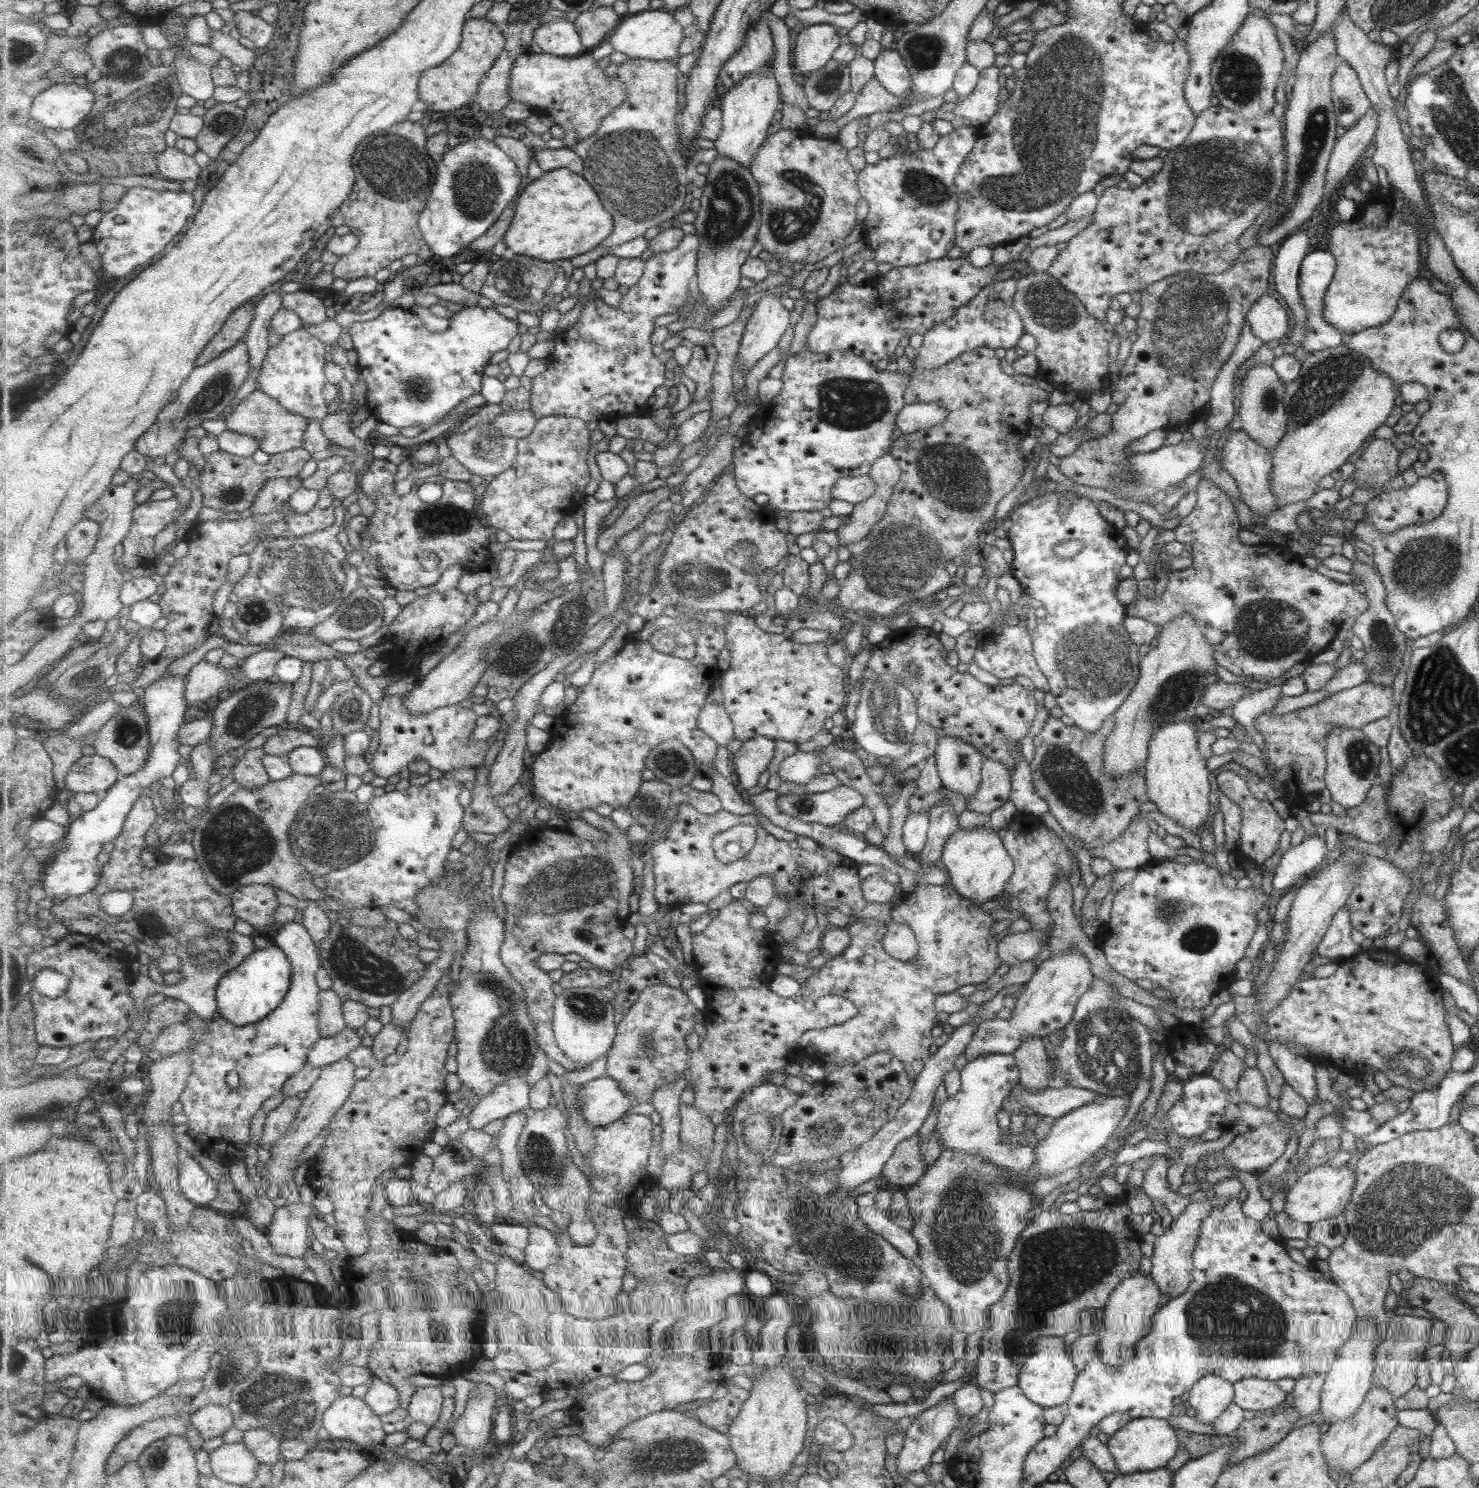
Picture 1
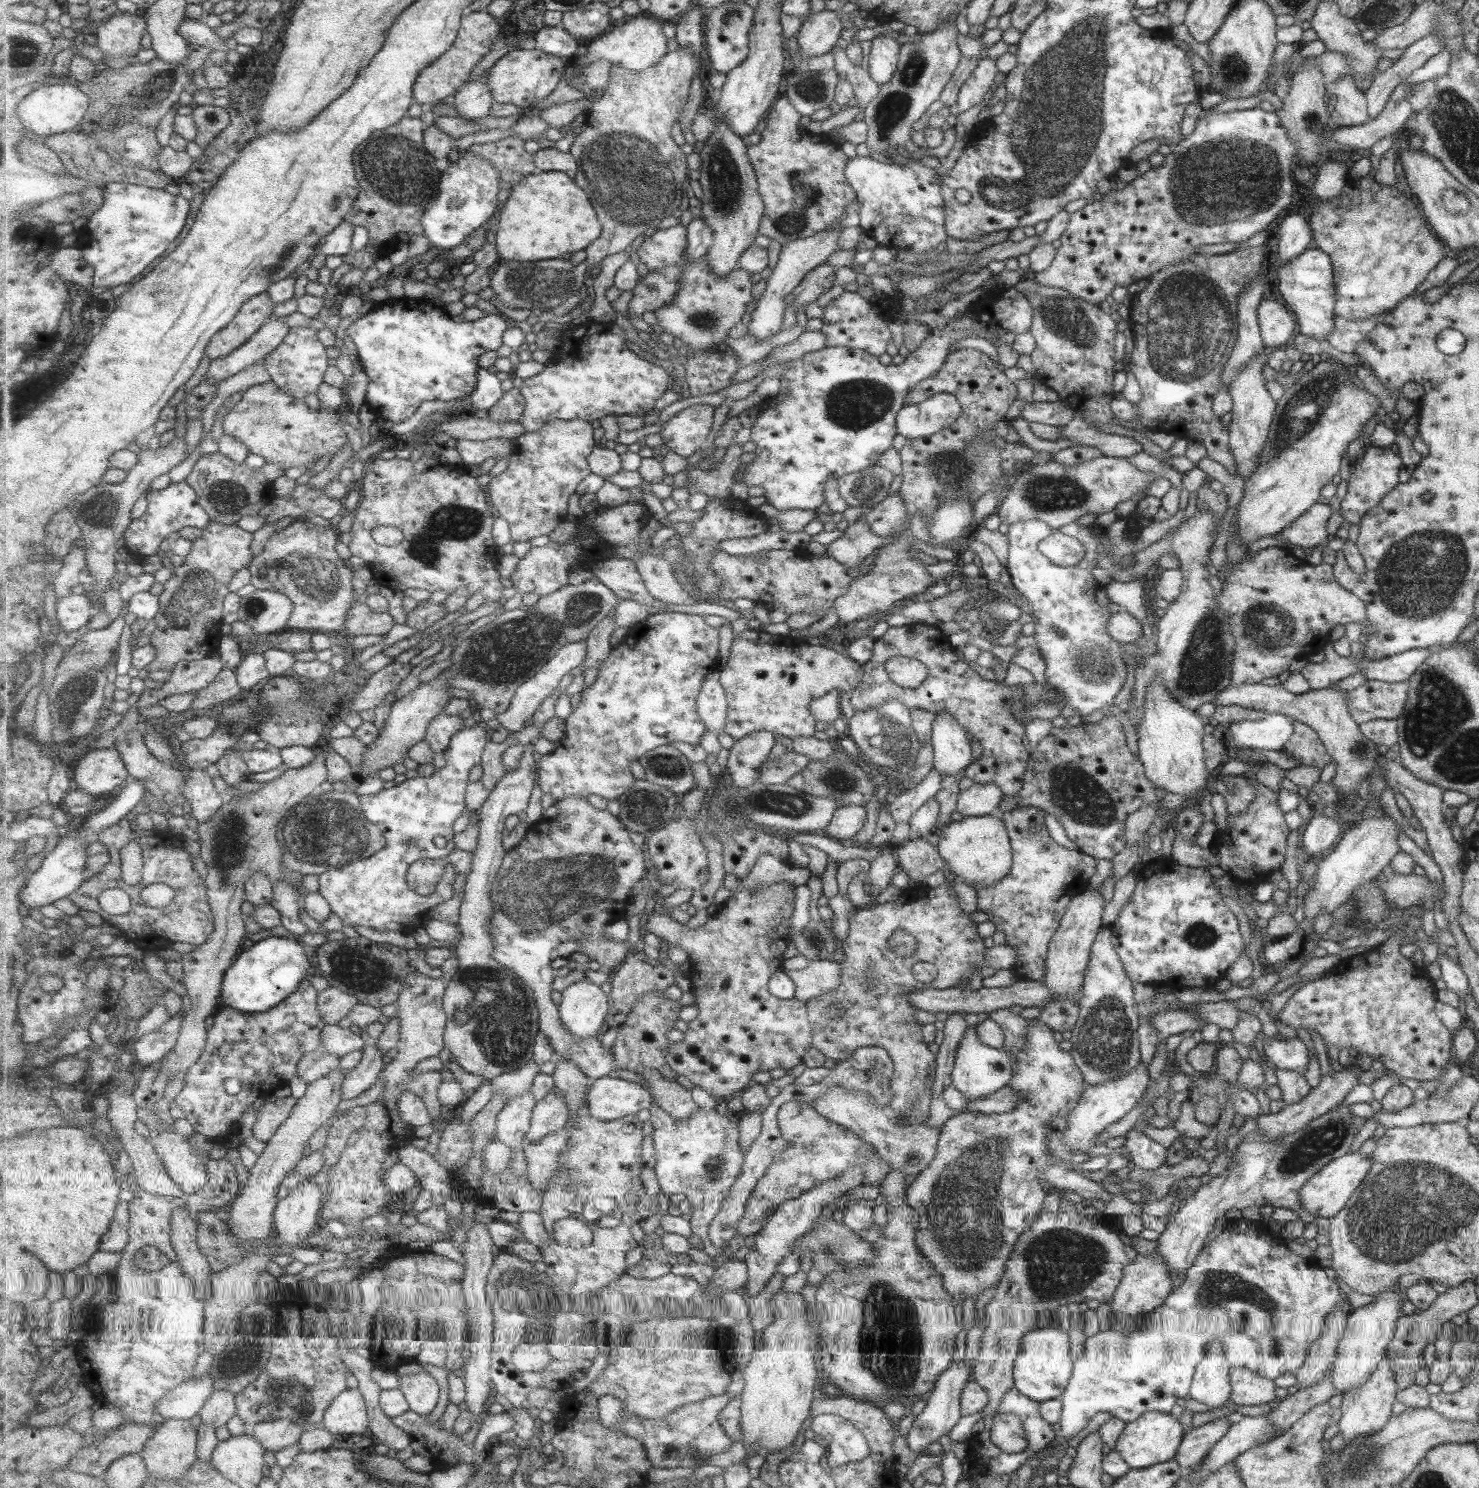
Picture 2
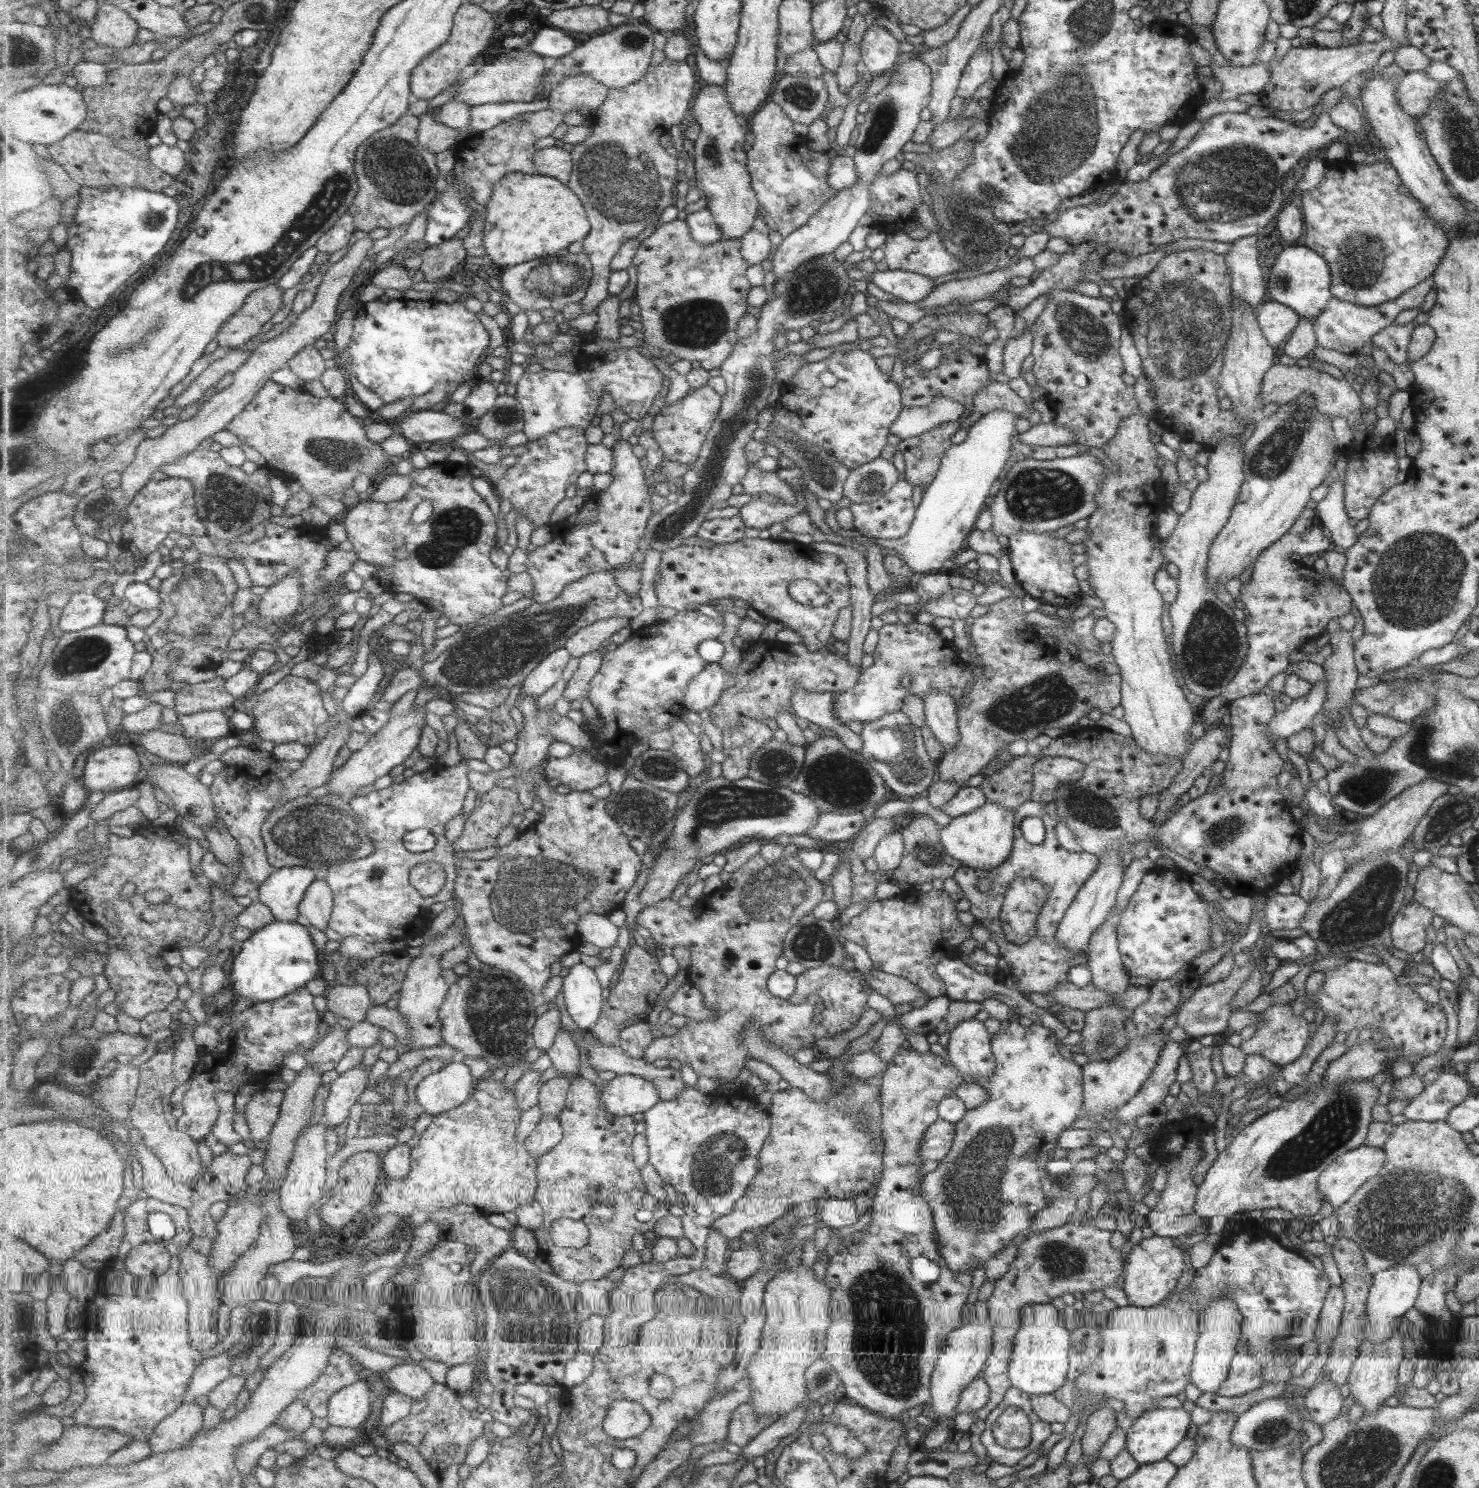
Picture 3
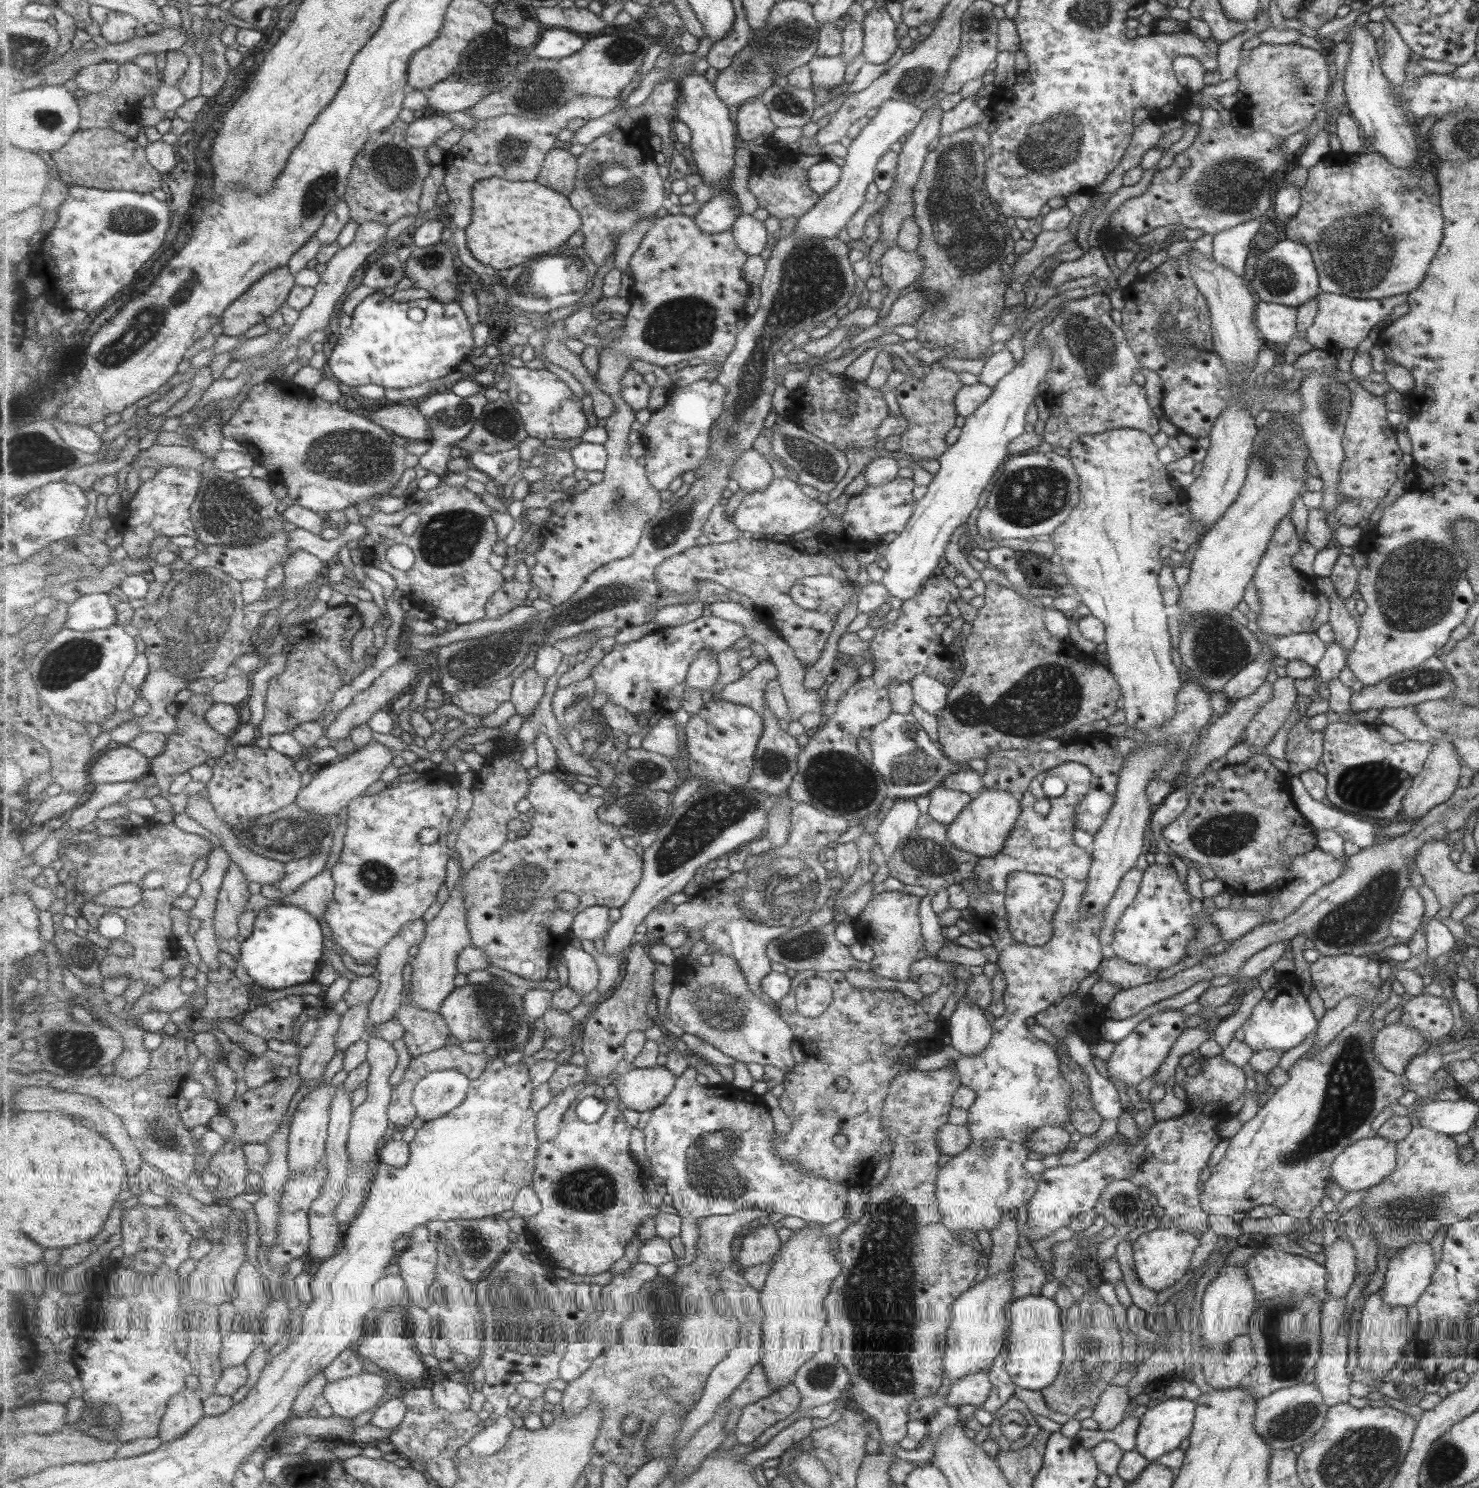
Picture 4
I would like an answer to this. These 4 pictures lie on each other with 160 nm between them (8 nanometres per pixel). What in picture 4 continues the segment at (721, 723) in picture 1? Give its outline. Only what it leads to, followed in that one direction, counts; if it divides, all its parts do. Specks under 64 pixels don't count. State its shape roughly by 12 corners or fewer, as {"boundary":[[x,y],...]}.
{"boundary":[[697,653],[685,690],[707,692],[720,675],[718,653]]}

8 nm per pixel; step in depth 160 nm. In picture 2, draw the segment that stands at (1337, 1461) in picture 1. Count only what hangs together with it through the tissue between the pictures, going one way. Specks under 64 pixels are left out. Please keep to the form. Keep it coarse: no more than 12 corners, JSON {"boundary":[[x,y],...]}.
{"boundary":[[1383,1359],[1343,1394],[1344,1442],[1377,1432],[1392,1416],[1395,1385]]}

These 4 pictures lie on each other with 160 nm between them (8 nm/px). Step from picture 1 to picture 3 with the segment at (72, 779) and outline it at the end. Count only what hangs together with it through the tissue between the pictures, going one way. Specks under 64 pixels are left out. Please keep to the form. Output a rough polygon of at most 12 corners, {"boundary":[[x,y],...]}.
{"boundary":[[130,744],[88,757],[84,786],[113,792],[143,780],[143,752]]}

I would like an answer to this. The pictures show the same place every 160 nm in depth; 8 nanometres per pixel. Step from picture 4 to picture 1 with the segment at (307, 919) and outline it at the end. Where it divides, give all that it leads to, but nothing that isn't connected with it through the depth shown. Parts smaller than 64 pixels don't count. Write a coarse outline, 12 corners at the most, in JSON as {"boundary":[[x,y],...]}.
{"boundary":[[279,945],[220,980],[219,1016],[240,1027],[267,1018],[292,987]]}

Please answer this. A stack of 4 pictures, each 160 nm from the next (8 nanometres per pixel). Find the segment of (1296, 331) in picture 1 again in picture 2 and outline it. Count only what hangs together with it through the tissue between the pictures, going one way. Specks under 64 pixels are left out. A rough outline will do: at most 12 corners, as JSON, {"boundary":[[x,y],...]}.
{"boundary":[[1297,213],[1278,225],[1283,268],[1311,242],[1310,226]]}

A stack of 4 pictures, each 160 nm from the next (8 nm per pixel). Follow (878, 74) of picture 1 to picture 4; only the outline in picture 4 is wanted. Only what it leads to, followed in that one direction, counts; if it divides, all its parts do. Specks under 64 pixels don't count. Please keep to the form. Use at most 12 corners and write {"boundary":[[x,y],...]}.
{"boundary":[[883,8],[862,20],[862,58],[883,64],[896,48],[895,24]]}

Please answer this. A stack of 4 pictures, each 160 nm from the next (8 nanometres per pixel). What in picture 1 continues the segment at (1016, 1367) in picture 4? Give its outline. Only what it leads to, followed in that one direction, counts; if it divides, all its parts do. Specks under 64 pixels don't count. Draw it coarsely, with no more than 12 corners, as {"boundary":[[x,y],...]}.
{"boundary":[[1062,1337],[1032,1340],[1017,1386],[1041,1408],[1067,1403],[1075,1368]]}

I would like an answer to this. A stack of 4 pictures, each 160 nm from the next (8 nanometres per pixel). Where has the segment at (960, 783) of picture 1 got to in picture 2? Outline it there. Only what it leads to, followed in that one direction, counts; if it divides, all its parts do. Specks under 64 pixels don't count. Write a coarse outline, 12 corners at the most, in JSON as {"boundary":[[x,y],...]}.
{"boundary":[[945,711],[930,730],[933,769],[945,776],[973,762],[966,730]]}

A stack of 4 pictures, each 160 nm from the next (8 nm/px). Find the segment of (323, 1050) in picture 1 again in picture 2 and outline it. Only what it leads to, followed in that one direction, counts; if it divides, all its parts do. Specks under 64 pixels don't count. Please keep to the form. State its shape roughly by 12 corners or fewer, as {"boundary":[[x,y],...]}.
{"boundary":[[336,1024],[322,1032],[323,1049],[343,1058],[370,1039]]}

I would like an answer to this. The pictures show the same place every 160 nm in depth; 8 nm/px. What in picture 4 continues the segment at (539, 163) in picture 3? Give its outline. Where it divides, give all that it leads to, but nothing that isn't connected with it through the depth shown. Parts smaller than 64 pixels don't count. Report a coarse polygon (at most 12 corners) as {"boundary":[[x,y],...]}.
{"boundary":[[546,156],[537,181],[568,197],[576,189],[578,156]]}

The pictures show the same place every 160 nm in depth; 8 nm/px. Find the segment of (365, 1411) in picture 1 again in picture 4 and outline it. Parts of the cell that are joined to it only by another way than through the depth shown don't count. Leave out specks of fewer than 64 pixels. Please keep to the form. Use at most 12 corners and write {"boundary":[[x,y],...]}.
{"boundary":[[362,1373],[329,1383],[335,1415],[353,1419],[385,1396],[385,1378]]}

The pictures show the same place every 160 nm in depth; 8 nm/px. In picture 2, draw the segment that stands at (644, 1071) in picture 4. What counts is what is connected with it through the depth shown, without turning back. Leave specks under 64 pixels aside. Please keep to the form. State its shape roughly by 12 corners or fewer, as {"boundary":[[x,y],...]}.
{"boundary":[[618,1076],[592,1081],[599,1120],[635,1115],[654,1104],[645,1085]]}

